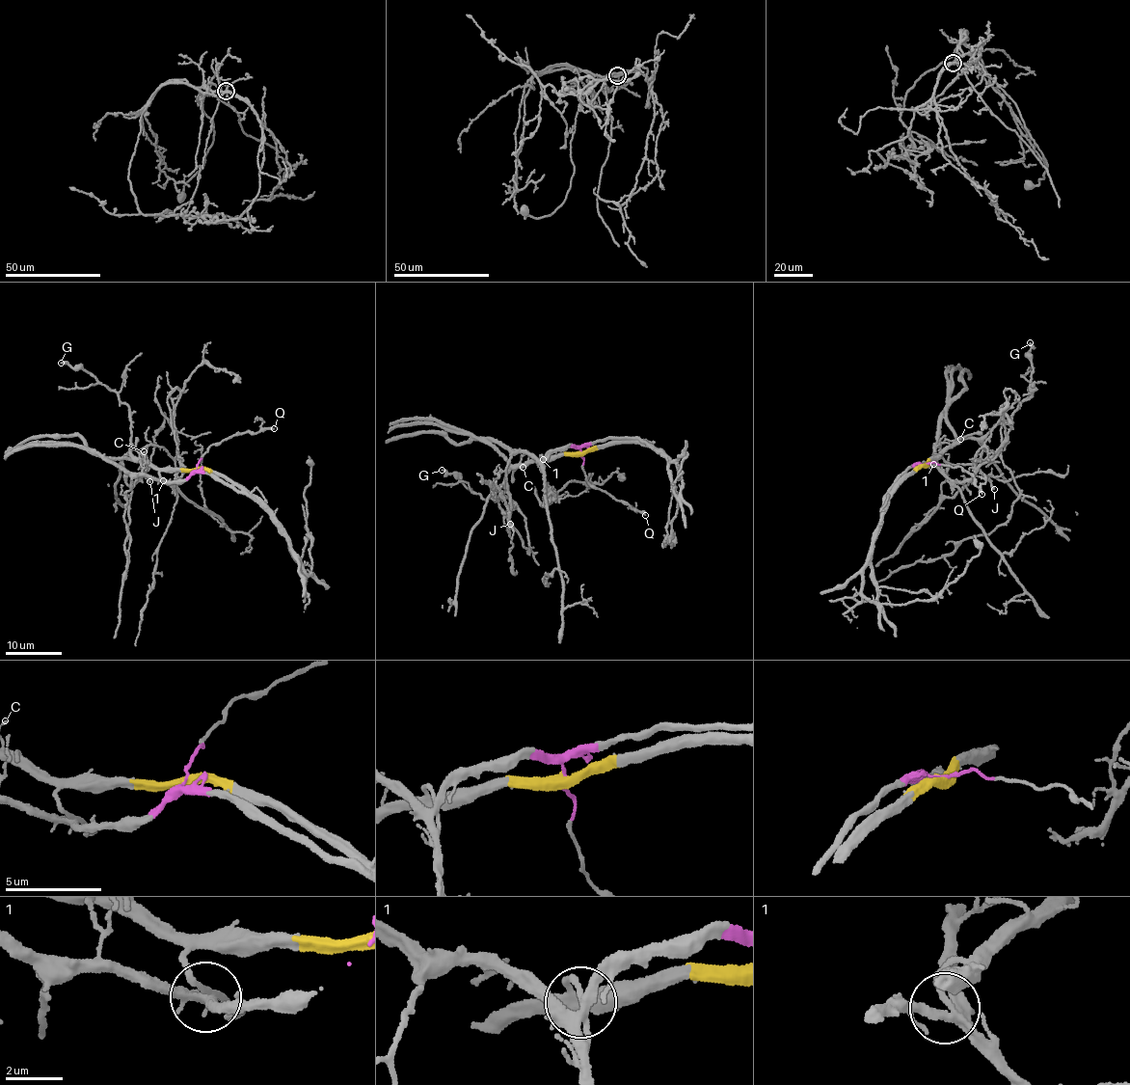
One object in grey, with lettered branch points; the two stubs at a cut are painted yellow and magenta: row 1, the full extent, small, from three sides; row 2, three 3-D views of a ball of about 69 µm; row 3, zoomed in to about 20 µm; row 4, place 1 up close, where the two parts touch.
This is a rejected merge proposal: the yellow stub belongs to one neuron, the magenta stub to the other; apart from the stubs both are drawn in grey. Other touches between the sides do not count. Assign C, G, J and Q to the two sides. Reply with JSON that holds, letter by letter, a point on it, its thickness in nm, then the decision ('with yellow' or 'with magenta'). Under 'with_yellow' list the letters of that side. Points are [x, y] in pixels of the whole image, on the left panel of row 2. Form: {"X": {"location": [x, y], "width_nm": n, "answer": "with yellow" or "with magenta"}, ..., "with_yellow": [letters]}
{"C": {"location": [144, 451], "width_nm": 90, "answer": "with yellow"}, "G": {"location": [61, 363], "width_nm": 280, "answer": "with yellow"}, "J": {"location": [149, 481], "width_nm": 220, "answer": "with magenta"}, "Q": {"location": [274, 428], "width_nm": 280, "answer": "with magenta"}, "with_yellow": ["C", "G"]}

